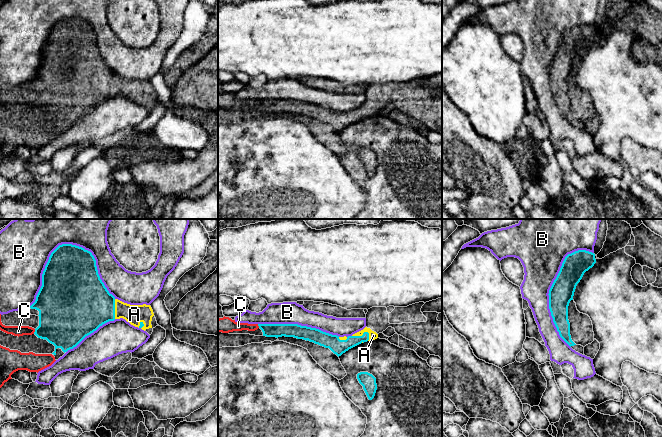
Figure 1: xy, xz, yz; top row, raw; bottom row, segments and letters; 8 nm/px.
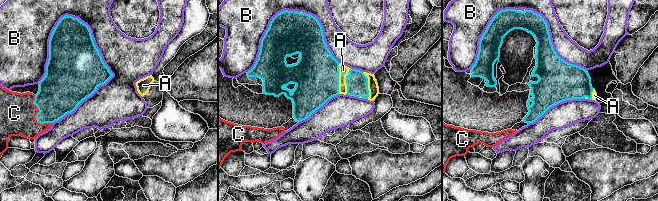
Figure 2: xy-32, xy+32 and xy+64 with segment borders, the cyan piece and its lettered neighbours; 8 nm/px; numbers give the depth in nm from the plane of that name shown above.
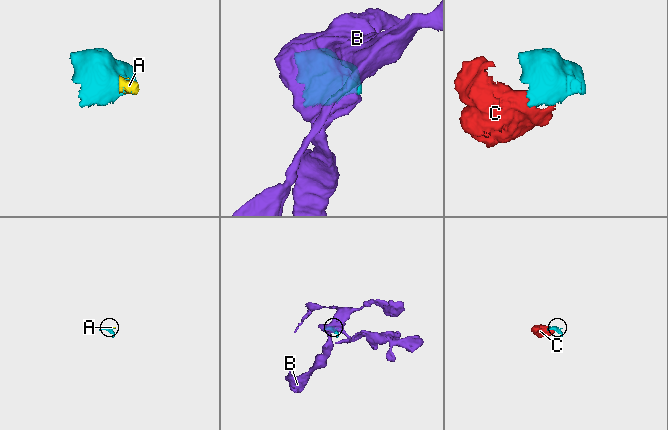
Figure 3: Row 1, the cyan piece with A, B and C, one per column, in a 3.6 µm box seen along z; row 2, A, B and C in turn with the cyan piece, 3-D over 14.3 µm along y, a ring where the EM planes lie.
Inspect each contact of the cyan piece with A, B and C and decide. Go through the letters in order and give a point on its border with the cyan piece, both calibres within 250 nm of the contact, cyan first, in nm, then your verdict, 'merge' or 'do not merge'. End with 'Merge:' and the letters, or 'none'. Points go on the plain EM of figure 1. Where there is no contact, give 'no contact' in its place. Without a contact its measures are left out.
A: xz (360, 112) | 120/70 nm | merge
B: xy (66, 20) | 420/300 nm | do not merge
C: xy (35, 107) | 420/80 nm | merge
Merge: A, C

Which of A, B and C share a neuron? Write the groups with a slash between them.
A C / B

